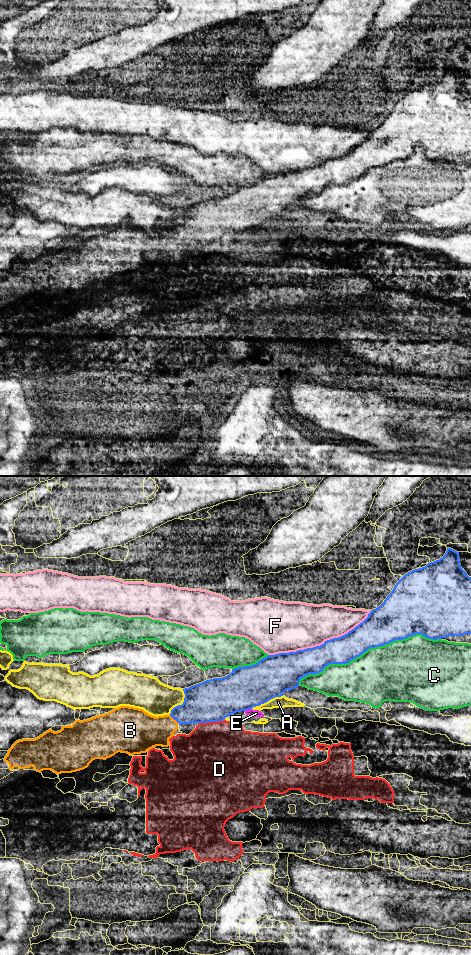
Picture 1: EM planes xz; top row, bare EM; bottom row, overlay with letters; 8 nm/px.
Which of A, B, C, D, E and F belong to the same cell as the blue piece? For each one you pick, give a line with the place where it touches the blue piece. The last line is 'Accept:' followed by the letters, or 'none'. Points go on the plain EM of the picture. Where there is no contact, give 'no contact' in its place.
B: meets blue in xz at (174, 239)
Accept: B

